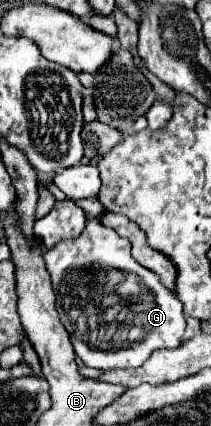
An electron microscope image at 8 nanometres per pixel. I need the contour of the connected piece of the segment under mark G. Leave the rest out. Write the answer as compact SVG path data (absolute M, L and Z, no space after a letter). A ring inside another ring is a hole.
M98 216L88 218L84 232L78 238L70 238L70 240L62 240L58 244L54 244L52 248L44 250L42 254L46 268L52 276L52 288L56 294L56 310L60 314L60 320L64 324L64 328L70 334L70 340L74 344L76 354L82 358L82 362L86 366L94 366L94 368L102 368L102 370L118 370L118 368L138 368L142 366L142 362L146 362L146 358L160 348L178 348L182 344L184 332L186 332L186 318L182 312L182 302L176 298L174 292L166 290L158 276L146 268L142 268L130 254L130 242L122 236L116 234L114 228L104 226ZM110 270L120 270L120 272L130 272L136 274L138 278L142 278L142 284L136 284L136 296L142 300L132 300L132 310L134 314L116 314L118 310L122 310L120 304L102 304L102 294L108 294L108 286L112 286L112 282L108 282L110 278Z

